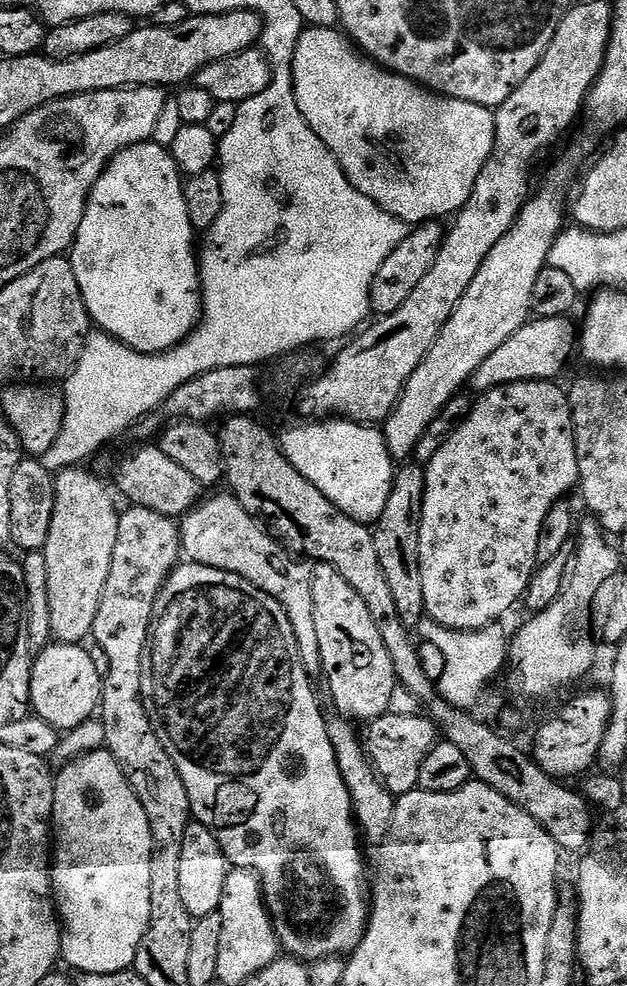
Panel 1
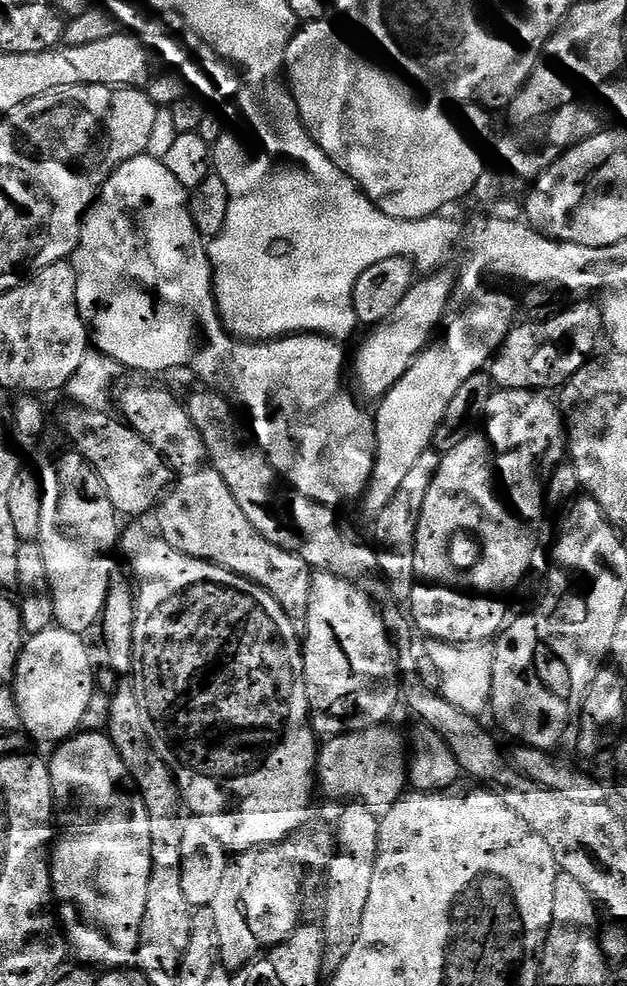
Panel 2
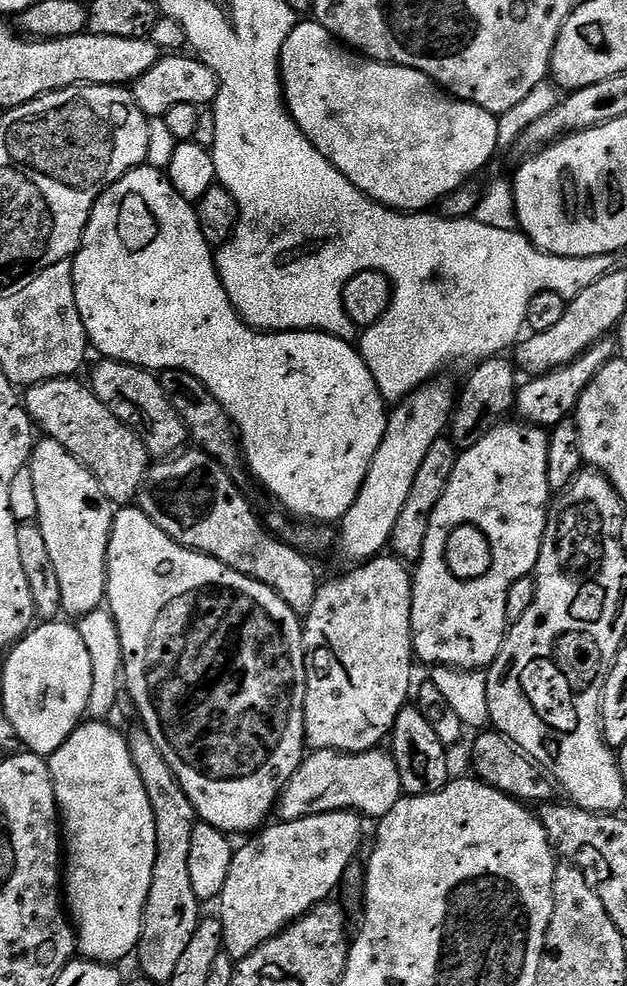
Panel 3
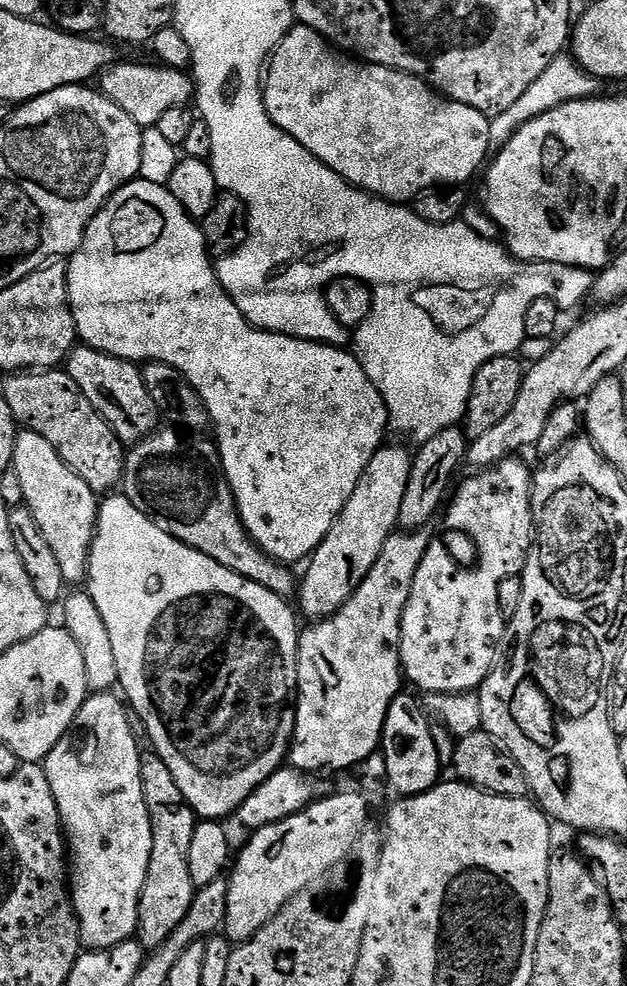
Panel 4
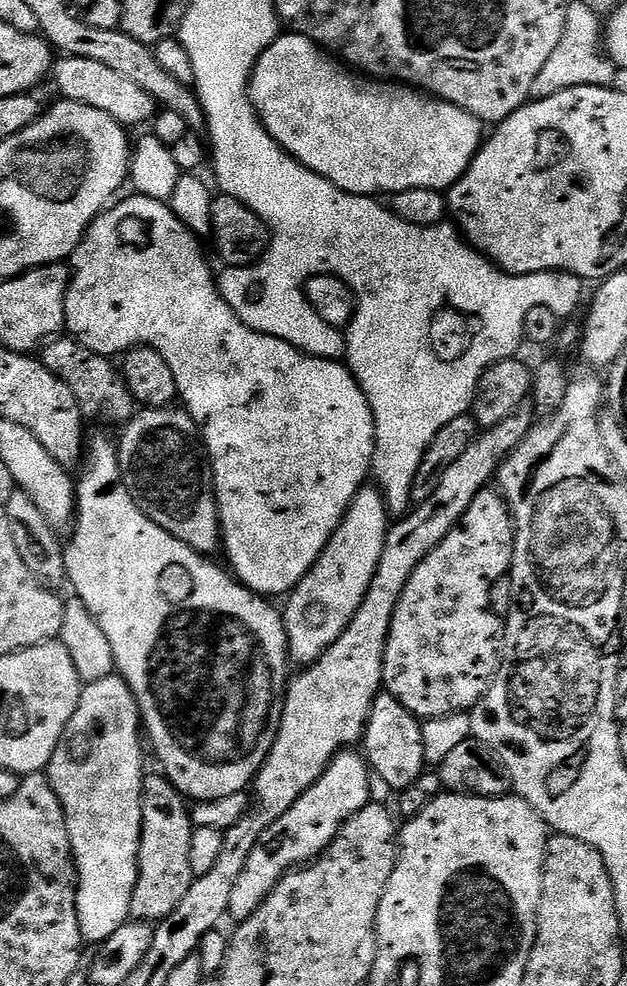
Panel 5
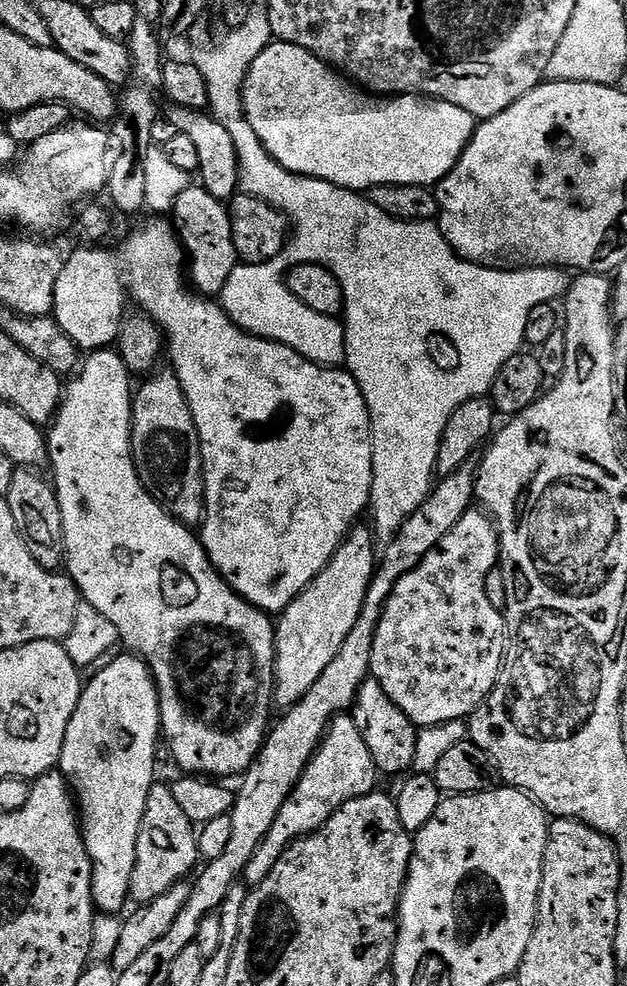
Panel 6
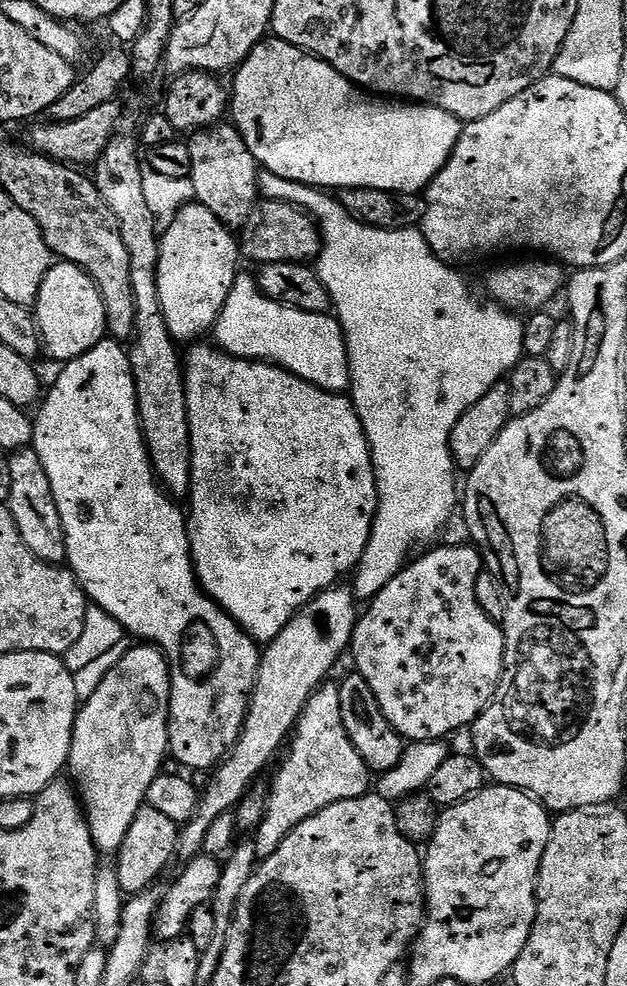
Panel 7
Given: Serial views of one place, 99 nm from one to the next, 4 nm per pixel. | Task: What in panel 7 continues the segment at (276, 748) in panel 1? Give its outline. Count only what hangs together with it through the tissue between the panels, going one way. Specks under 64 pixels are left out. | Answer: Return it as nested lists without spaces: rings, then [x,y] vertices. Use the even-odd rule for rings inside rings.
[[[105,338],[98,342],[86,354],[67,361],[64,368],[56,376],[52,389],[47,389],[42,403],[39,405],[40,413],[35,413],[32,426],[31,447],[35,448],[38,458],[42,458],[42,466],[46,466],[46,475],[50,477],[50,490],[54,490],[54,502],[58,502],[58,514],[62,518],[64,537],[68,558],[67,567],[80,583],[84,595],[93,605],[96,604],[108,616],[113,616],[129,637],[140,642],[147,642],[163,652],[168,659],[168,670],[172,679],[170,702],[168,703],[168,746],[171,759],[185,764],[188,768],[217,767],[231,752],[240,736],[244,719],[248,713],[248,703],[252,701],[252,692],[256,689],[256,672],[260,669],[261,649],[257,641],[253,640],[243,628],[240,627],[232,615],[224,611],[207,592],[200,586],[196,578],[196,569],[192,567],[192,551],[188,545],[188,526],[185,513],[180,513],[180,508],[175,499],[162,487],[152,470],[152,459],[148,456],[148,448],[144,444],[144,431],[140,428],[140,411],[136,405],[136,383],[132,377],[132,361],[129,353],[122,349],[121,341]]]

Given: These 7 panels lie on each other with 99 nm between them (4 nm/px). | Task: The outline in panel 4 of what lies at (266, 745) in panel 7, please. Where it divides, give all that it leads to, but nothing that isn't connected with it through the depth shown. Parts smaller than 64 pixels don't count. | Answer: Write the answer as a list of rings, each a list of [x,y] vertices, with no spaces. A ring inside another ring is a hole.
[[[388,442],[388,443],[385,443],[380,449],[378,449],[378,451],[376,451],[376,453],[374,454],[374,458],[370,458],[370,466],[366,466],[366,470],[362,470],[362,478],[358,478],[358,486],[354,486],[354,494],[350,494],[350,502],[346,502],[346,506],[342,510],[342,514],[338,514],[338,518],[330,526],[330,530],[326,534],[326,538],[324,539],[322,543],[320,543],[320,545],[318,545],[315,552],[312,553],[310,559],[307,561],[307,564],[308,563],[309,564],[308,564],[308,569],[306,569],[304,572],[304,576],[302,572],[302,579],[299,581],[299,584],[298,584],[298,601],[300,600],[300,608],[301,608],[301,609],[299,608],[299,611],[302,613],[302,616],[303,616],[302,611],[304,611],[304,616],[306,619],[308,619],[308,622],[319,622],[319,621],[325,620],[325,618],[328,616],[333,616],[333,614],[335,614],[335,612],[338,611],[339,608],[342,607],[342,605],[346,601],[348,601],[349,598],[352,597],[352,595],[354,594],[354,590],[358,590],[358,586],[362,582],[362,578],[366,578],[366,574],[370,574],[370,570],[374,566],[374,562],[378,562],[378,558],[382,554],[382,546],[386,546],[386,542],[392,537],[393,532],[397,531],[397,528],[400,522],[400,511],[402,510],[402,498],[406,494],[406,482],[410,482],[410,470],[412,469],[412,458],[413,458],[413,453],[411,451],[407,452],[406,449],[399,448],[398,445],[391,444],[391,442]]]

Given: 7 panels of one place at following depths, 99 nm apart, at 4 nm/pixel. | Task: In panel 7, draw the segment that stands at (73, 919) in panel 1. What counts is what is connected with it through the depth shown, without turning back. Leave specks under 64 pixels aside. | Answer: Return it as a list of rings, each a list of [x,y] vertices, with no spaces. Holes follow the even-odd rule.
[[[144,642],[139,646],[132,646],[110,670],[110,674],[102,678],[102,686],[98,686],[98,690],[94,690],[94,694],[90,694],[90,698],[79,705],[66,772],[84,806],[84,817],[88,819],[88,829],[96,844],[97,853],[119,852],[122,838],[130,834],[130,822],[134,822],[140,809],[145,807],[150,782],[161,775],[163,768],[160,767],[164,764],[164,756],[166,760],[170,752],[168,703],[171,689],[168,659],[159,648]]]

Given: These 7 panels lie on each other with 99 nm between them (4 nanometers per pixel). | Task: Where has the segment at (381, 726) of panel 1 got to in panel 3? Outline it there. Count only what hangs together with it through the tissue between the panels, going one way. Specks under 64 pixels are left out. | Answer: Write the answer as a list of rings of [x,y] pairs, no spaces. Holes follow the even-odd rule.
[[[312,750],[280,791],[274,812],[280,820],[297,820],[327,812],[354,812],[364,818],[379,818],[394,810],[403,792],[398,766],[387,751]]]

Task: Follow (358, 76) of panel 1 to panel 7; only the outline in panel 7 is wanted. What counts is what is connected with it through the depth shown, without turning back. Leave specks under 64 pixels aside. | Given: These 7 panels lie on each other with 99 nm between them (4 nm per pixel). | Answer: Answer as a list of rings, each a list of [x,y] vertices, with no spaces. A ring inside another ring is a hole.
[[[265,38],[260,41],[259,44],[254,46],[254,50],[244,60],[243,64],[239,68],[235,69],[234,77],[236,81],[233,82],[232,88],[230,84],[230,120],[235,127],[239,128],[244,134],[244,141],[246,146],[250,146],[250,150],[254,154],[257,164],[263,166],[267,171],[274,173],[276,176],[281,176],[287,180],[292,180],[296,184],[308,184],[312,188],[318,188],[321,190],[343,190],[345,188],[373,188],[374,190],[386,190],[387,192],[411,192],[413,194],[419,193],[421,190],[428,187],[431,184],[432,179],[436,177],[438,173],[444,168],[444,164],[452,157],[452,151],[456,148],[456,143],[460,137],[460,130],[462,127],[461,121],[457,120],[454,114],[450,114],[446,110],[436,108],[433,104],[421,104],[419,102],[405,102],[400,98],[381,98],[376,94],[369,94],[365,89],[358,88],[356,85],[349,82],[346,77],[342,75],[338,70],[334,70],[334,66],[330,66],[326,61],[319,60],[317,56],[311,56],[309,52],[304,51],[303,48],[295,48],[290,42],[285,40],[278,40],[275,38]]]

